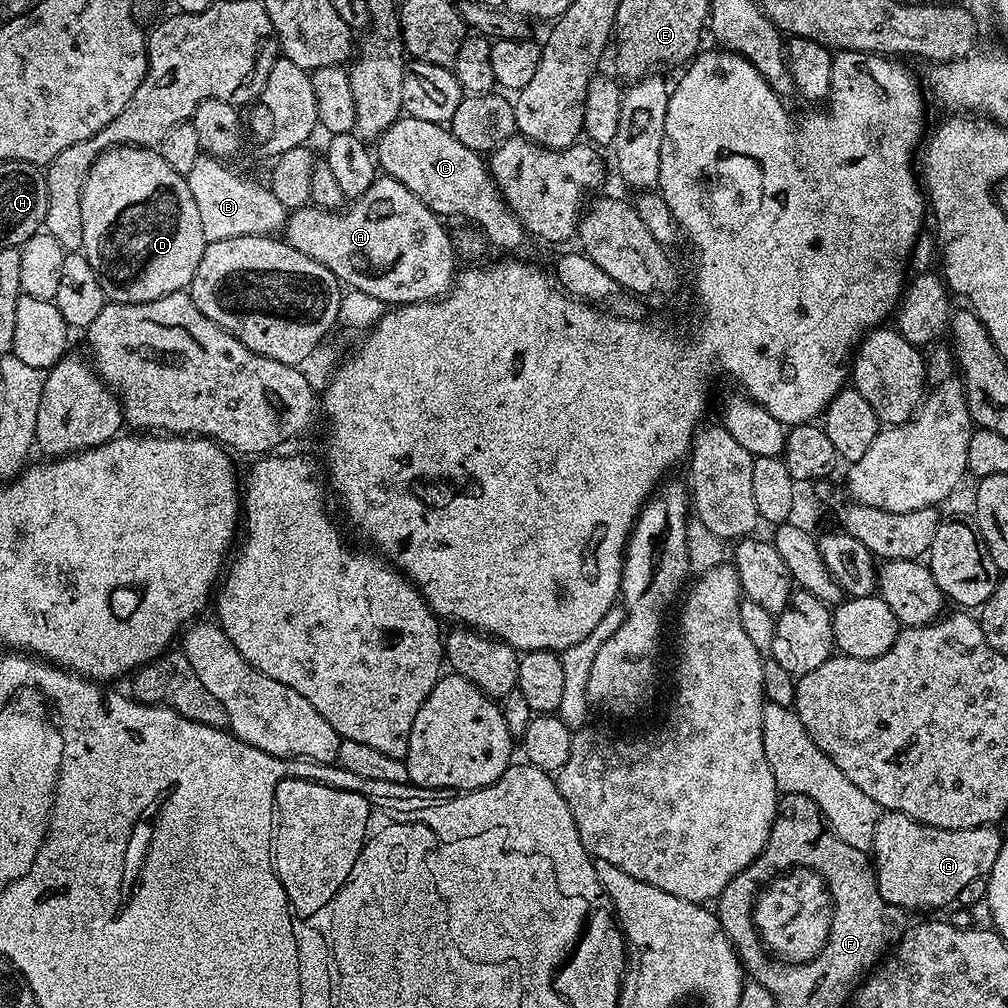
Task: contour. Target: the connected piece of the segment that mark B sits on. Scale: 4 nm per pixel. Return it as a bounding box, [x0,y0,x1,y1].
[185,152,288,243]

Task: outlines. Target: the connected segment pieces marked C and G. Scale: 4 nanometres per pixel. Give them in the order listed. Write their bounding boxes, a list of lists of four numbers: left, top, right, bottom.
[[374,115,526,254],[870,811,1002,910]]

